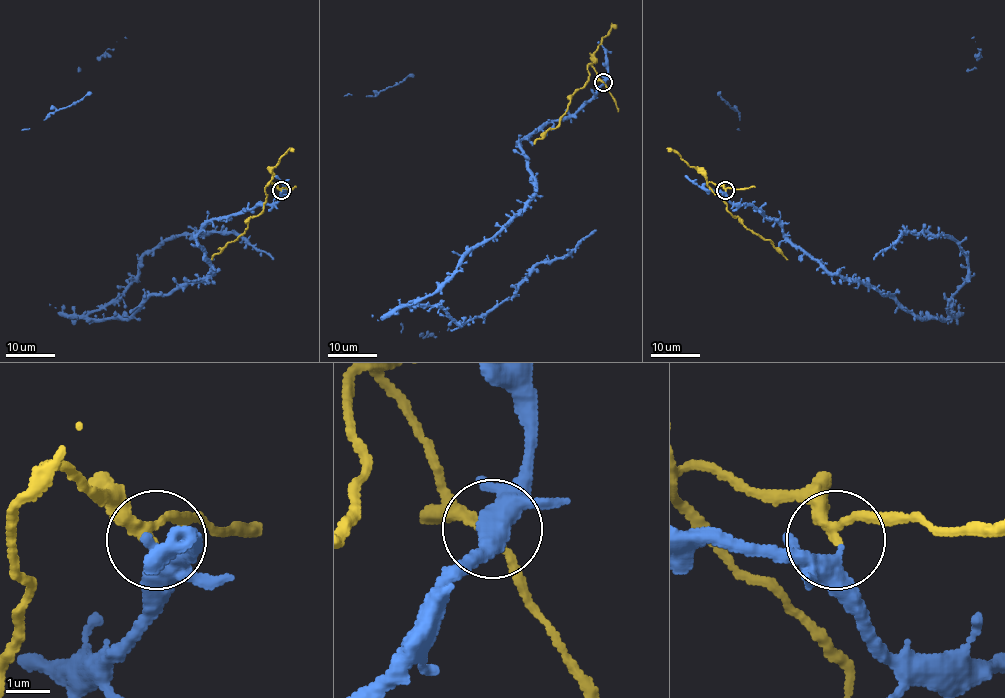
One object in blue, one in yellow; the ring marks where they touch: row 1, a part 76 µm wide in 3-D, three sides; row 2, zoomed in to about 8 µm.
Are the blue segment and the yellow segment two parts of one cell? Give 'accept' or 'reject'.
reject

